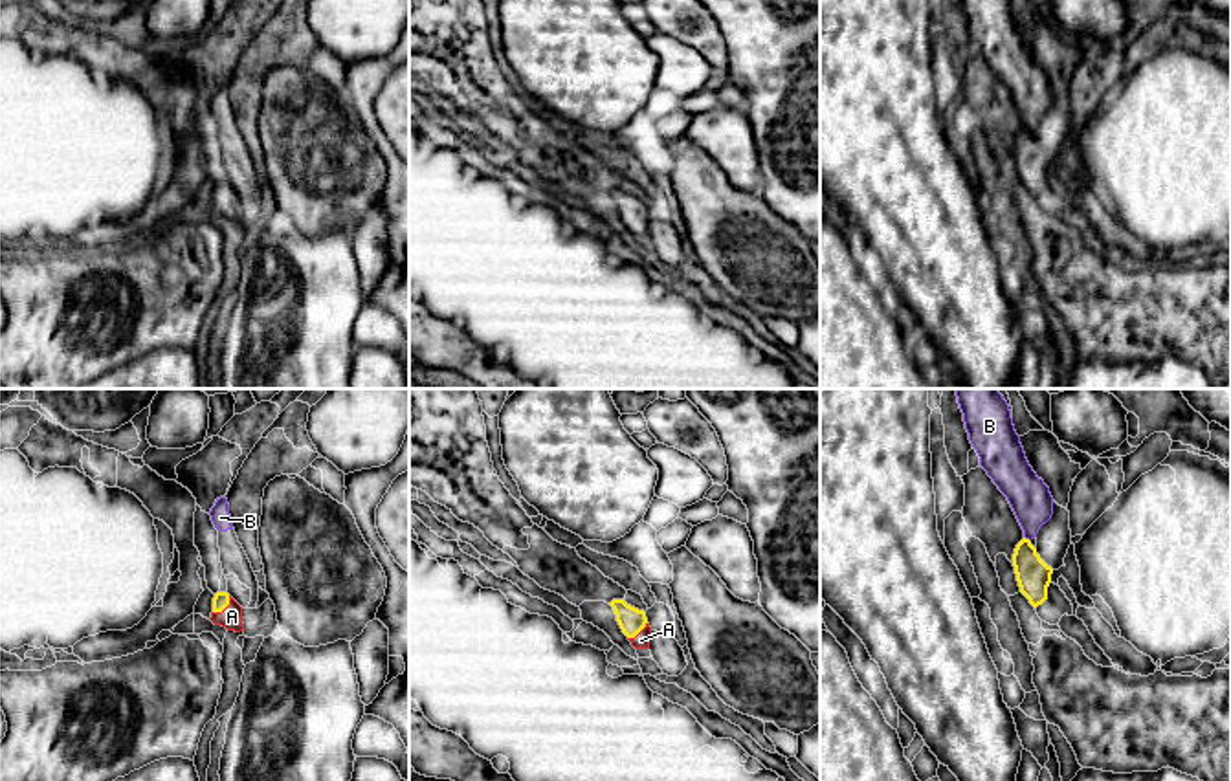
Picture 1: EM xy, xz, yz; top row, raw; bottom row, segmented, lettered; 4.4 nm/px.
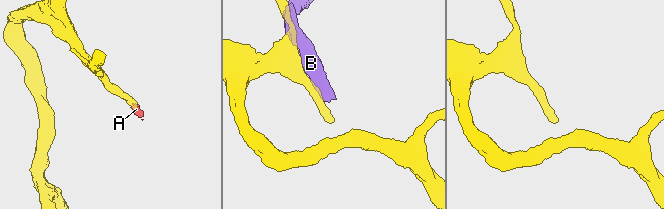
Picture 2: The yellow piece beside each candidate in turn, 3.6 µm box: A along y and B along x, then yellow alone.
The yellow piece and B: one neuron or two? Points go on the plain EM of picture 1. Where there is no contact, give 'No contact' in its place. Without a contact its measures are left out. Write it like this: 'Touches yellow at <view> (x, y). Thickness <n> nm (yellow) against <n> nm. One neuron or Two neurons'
Touches yellow at yz (1028, 129). Thickness 150 nm (yellow) against 180 nm. Two neurons

